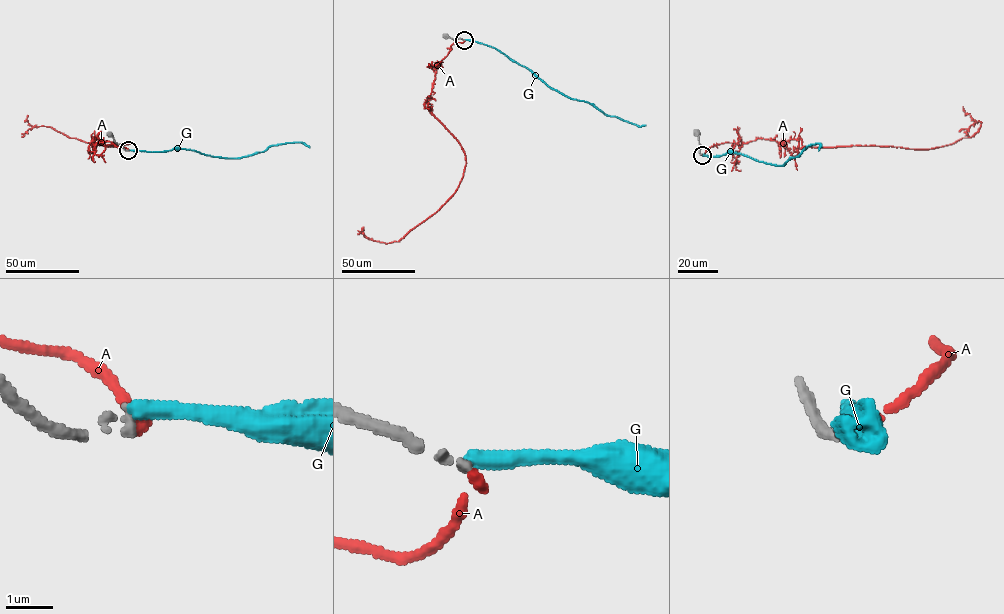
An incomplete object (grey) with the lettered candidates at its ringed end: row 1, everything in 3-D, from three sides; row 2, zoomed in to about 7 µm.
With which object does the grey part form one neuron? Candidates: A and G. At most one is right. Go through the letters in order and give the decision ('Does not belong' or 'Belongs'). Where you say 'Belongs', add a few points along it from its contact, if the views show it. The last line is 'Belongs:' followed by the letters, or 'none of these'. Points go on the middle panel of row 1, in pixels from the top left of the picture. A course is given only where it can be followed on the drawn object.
A: Belongs. Its course: (464, 40), (440, 62), (428, 100), (464, 153), (455, 192), (397, 241), (368, 239), (364, 230)
G: Does not belong
Belongs: A

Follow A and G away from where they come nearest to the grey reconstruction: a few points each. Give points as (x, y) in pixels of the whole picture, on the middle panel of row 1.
A: (464, 40), (440, 62), (428, 100), (464, 153), (455, 192), (397, 241), (368, 239), (364, 230)
G: (464, 40), (495, 48), (570, 98), (592, 103), (609, 115), (641, 126), (645, 125)

